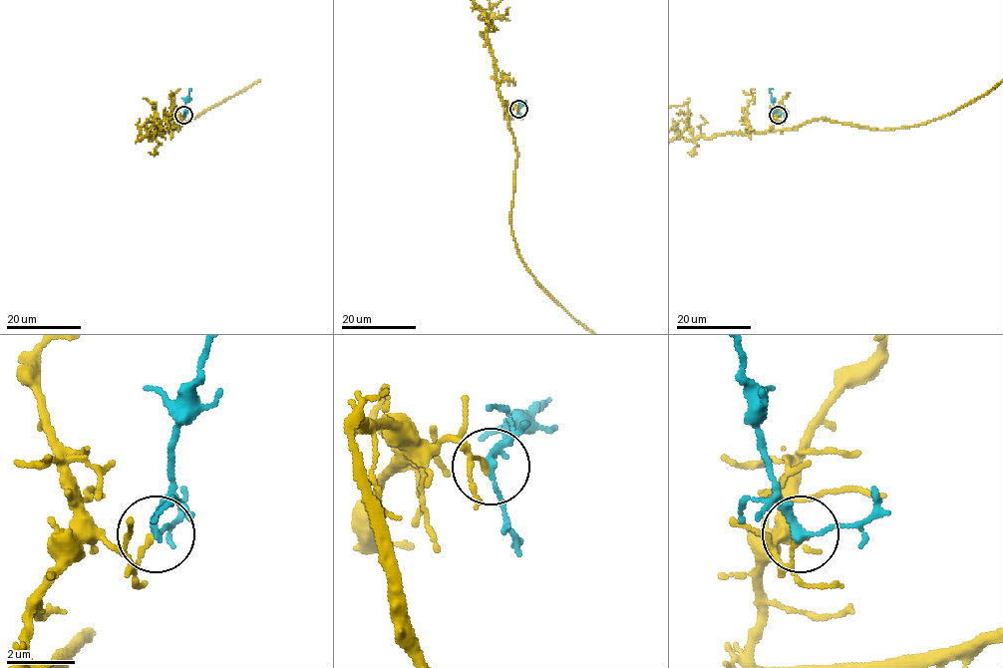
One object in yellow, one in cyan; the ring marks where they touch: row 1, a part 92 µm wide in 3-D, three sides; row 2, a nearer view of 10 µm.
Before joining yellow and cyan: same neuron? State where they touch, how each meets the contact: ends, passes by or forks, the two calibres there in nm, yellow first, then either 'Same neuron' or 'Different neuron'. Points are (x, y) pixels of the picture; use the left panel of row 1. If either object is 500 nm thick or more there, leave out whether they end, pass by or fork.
Place: (183, 115). At the ring yellow ends. At the ring cyan passes by. Thickness 140 nm (yellow) against 160 nm. Different neuron

